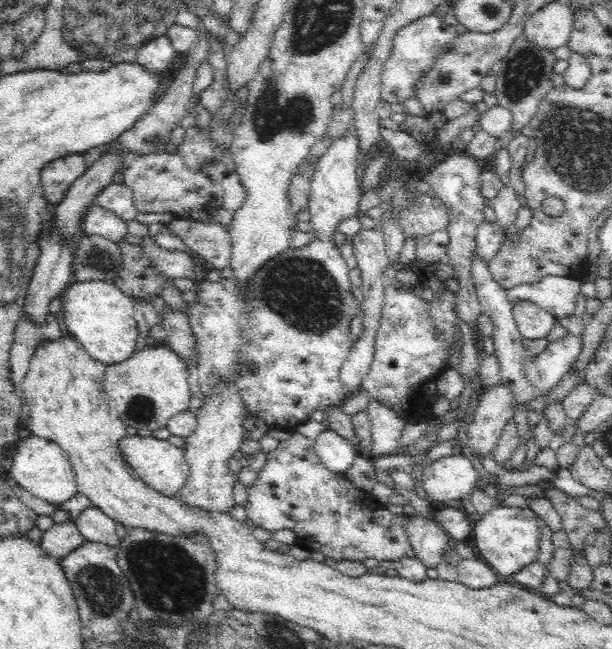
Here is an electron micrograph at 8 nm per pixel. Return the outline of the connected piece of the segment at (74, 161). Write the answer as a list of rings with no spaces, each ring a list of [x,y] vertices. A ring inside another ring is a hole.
[[[64,155],[54,159],[41,170],[41,186],[47,202],[59,203],[72,183],[87,169],[86,155]]]

